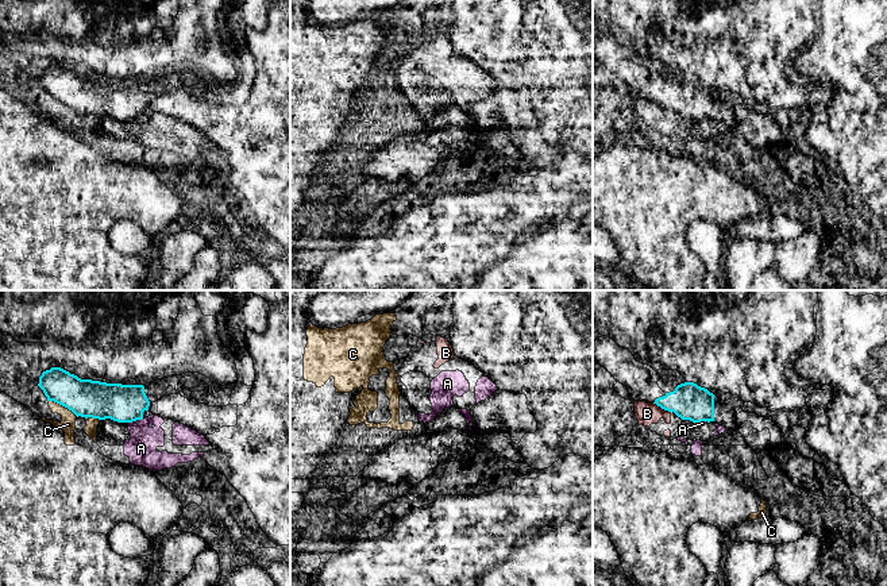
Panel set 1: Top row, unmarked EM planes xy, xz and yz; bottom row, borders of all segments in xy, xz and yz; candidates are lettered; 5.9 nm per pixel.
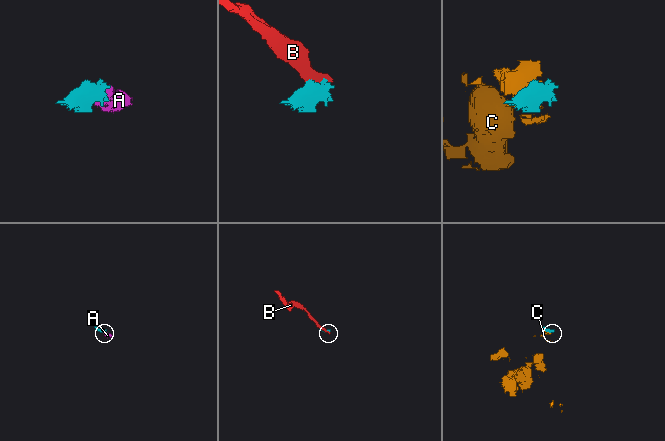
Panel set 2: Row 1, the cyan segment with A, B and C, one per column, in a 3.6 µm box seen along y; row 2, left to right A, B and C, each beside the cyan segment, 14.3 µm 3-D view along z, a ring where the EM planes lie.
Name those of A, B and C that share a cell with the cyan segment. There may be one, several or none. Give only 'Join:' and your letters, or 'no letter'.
Join: no letter

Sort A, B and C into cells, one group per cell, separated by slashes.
A B / C

